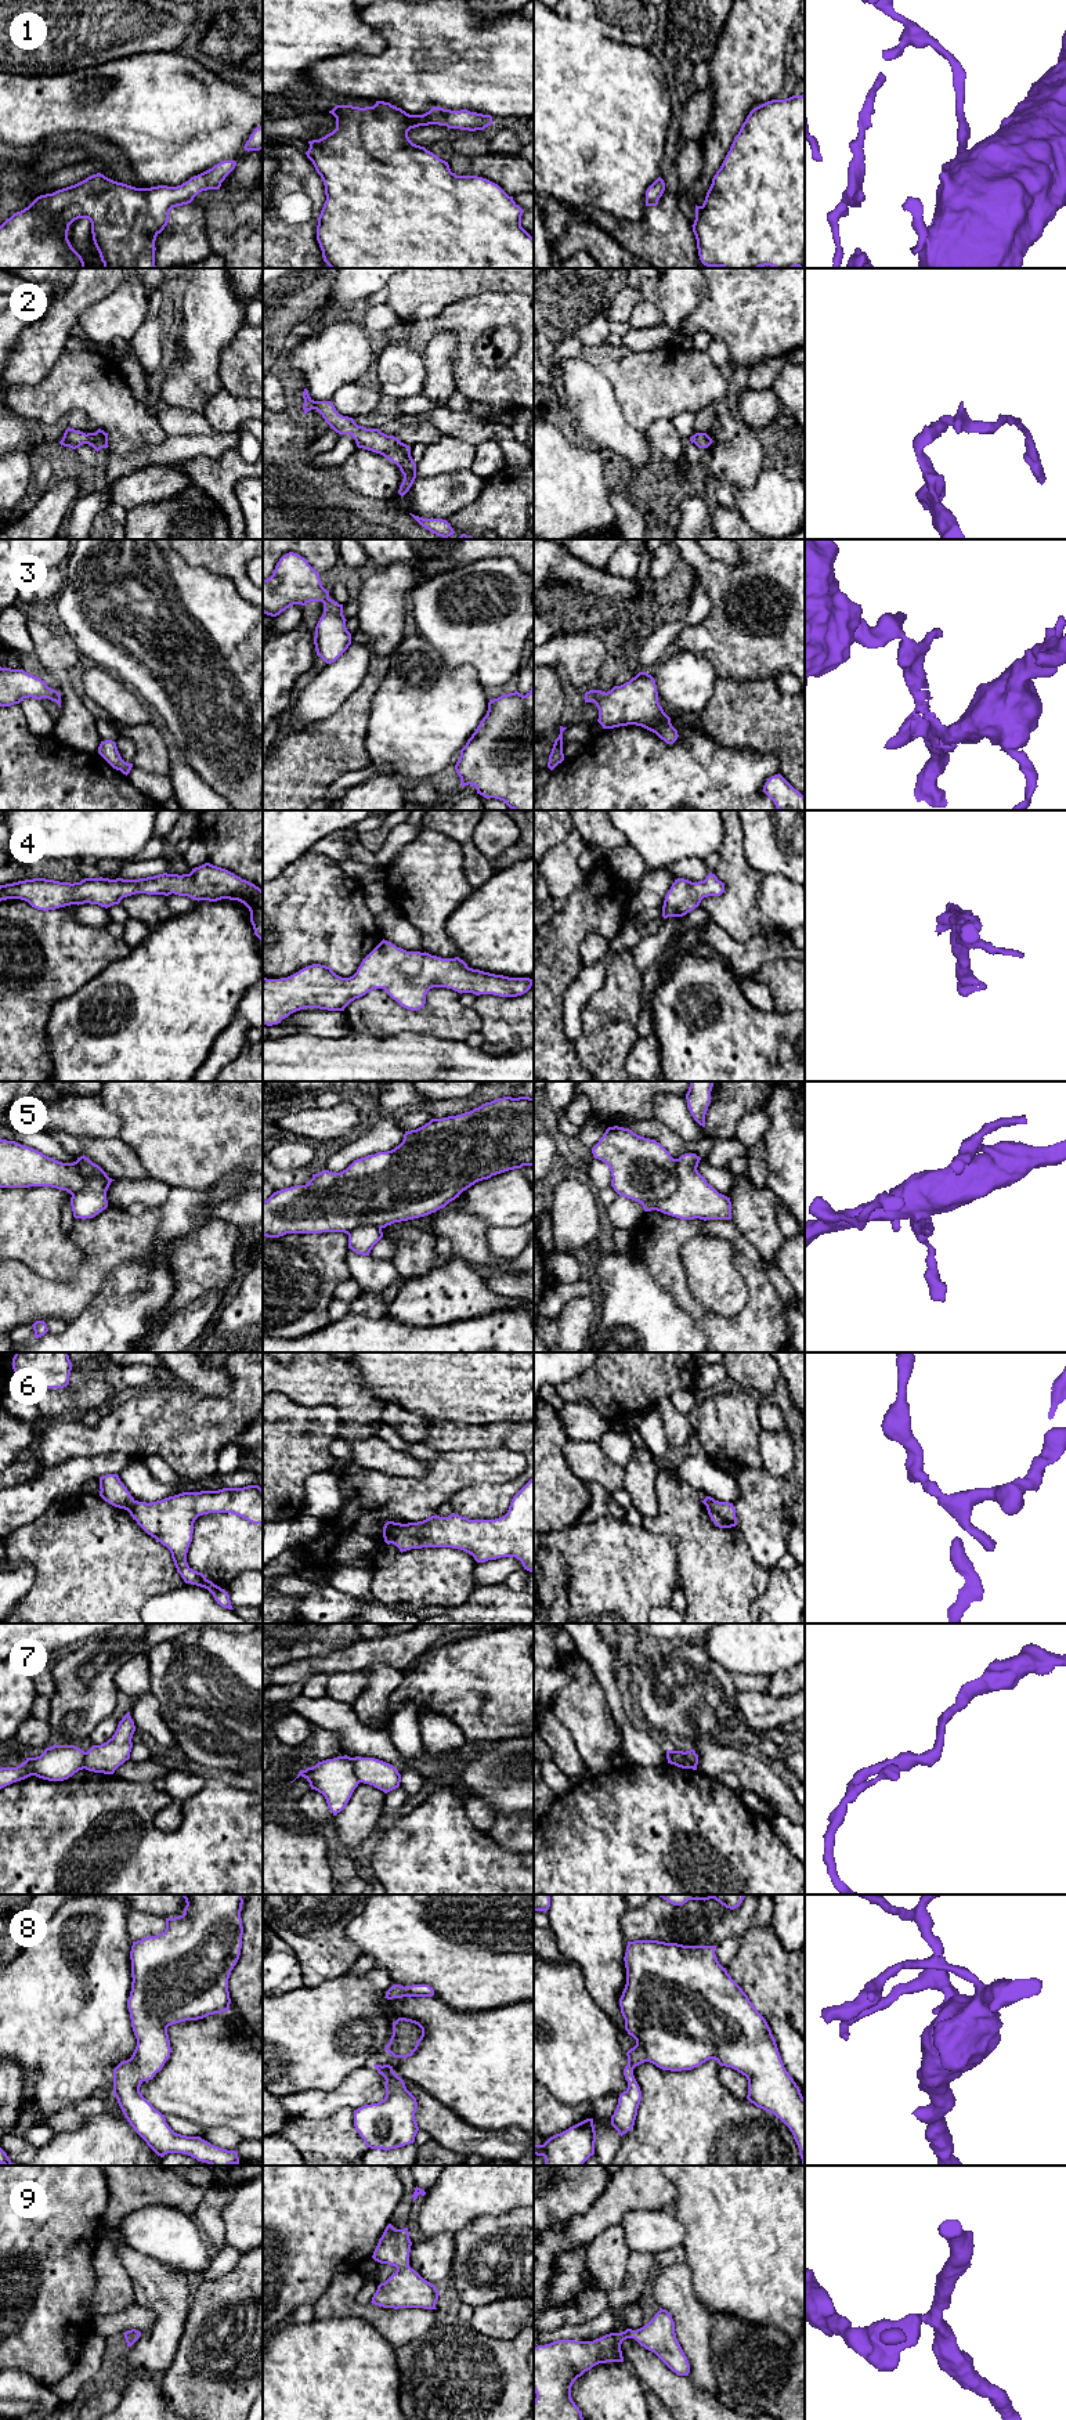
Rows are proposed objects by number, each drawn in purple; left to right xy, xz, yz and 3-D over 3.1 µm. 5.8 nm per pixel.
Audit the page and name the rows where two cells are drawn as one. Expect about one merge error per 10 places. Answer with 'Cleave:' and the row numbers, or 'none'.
Cleave: 7

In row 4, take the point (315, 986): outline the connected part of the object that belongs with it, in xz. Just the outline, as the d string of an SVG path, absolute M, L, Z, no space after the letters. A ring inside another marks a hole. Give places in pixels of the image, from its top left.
M383 939L350 978L342 978L321 964L308 965L288 978L263 978L263 1023L278 1025L304 1008L344 1011L351 1001L373 989L384 989L401 1007L418 1011L424 1007L426 994L433 987L447 987L460 994L517 997L531 986L530 978L473 969L459 957L406 951Z

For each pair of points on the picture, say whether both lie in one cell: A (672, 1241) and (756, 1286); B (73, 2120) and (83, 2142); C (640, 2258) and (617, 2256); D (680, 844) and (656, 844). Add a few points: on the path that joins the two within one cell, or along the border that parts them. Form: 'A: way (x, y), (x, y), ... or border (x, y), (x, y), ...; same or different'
A: way (672, 1277), (680, 1293), (711, 1324), (739, 1322); same
B: border (87, 2117), (75, 2130), (55, 2133); different
C: border (631, 2253), (627, 2261), (625, 2282), (617, 2287); different
D: way (675, 844), (661, 844); same

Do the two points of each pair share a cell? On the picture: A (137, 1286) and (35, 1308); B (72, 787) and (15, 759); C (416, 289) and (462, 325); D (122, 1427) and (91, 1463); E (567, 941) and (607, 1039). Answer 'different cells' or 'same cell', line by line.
A: different cells
B: same cell
C: different cells
D: different cells
E: different cells

